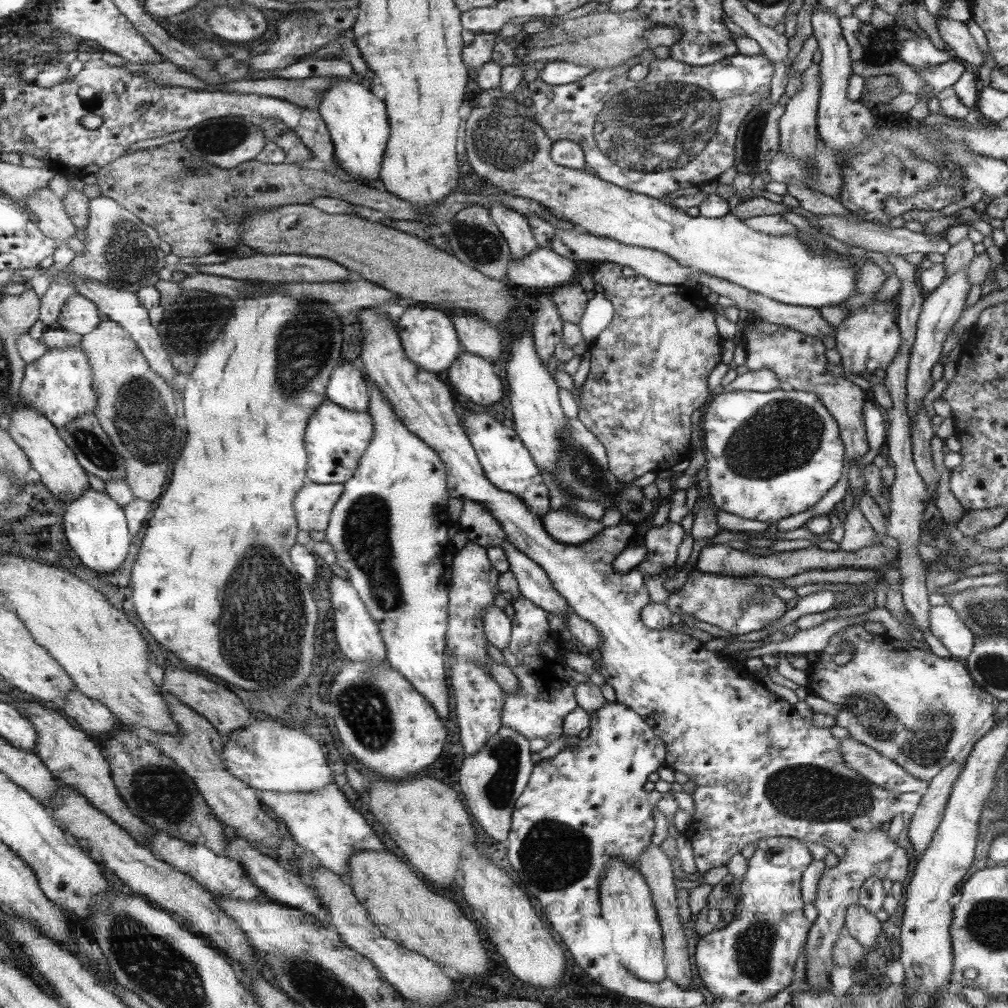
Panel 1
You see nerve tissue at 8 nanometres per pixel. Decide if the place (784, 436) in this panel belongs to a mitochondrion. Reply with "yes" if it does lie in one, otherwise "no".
yes

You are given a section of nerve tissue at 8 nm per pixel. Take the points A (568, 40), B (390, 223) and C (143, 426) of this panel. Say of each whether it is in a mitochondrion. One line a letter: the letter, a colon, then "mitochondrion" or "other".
A: mitochondrion
B: other
C: mitochondrion

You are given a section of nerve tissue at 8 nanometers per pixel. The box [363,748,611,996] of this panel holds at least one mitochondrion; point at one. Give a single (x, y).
(552, 856)

